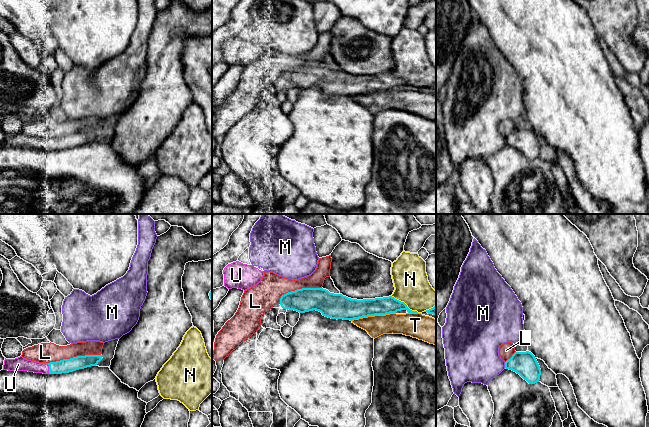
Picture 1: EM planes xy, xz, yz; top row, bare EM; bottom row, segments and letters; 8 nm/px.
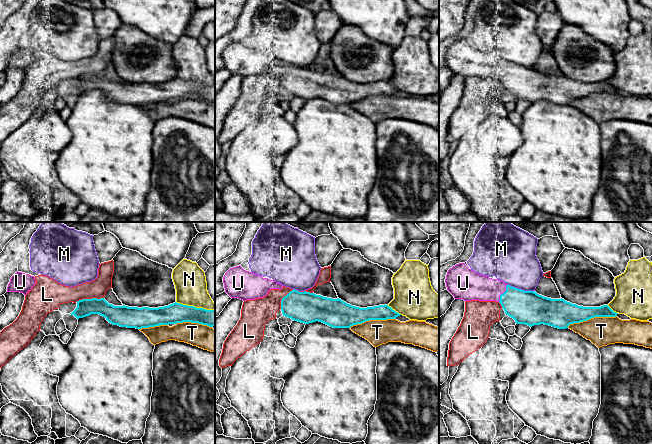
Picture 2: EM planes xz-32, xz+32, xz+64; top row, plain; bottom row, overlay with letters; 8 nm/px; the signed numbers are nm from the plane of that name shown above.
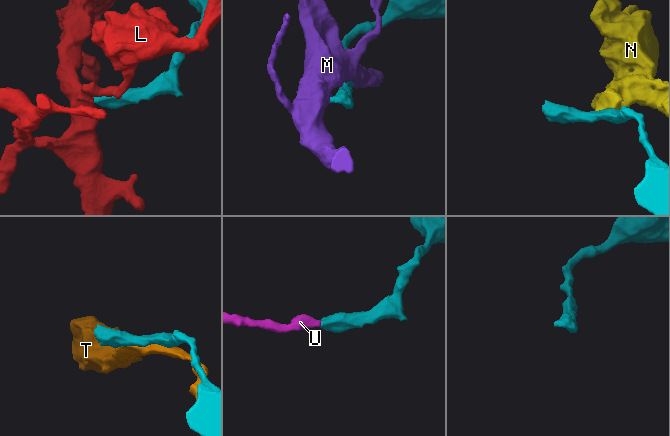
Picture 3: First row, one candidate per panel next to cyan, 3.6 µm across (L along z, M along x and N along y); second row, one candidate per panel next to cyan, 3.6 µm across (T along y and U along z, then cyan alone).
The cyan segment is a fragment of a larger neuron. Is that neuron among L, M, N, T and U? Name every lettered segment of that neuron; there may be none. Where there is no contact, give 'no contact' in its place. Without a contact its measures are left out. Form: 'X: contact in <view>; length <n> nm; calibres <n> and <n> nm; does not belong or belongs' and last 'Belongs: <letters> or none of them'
L: contact in xy; length 440 nm; calibres 110 and 160 nm; does not belong
M: contact in yz; length 50 nm; calibres 190 and 380 nm; does not belong
N: contact in xz; length 260 nm; calibres 140 and 280 nm; does not belong
T: contact in xz; length 360 nm; calibres 180 and 170 nm; does not belong
U: contact in xy; length 90 nm; calibres 110 and 110 nm; belongs
Belongs: U

